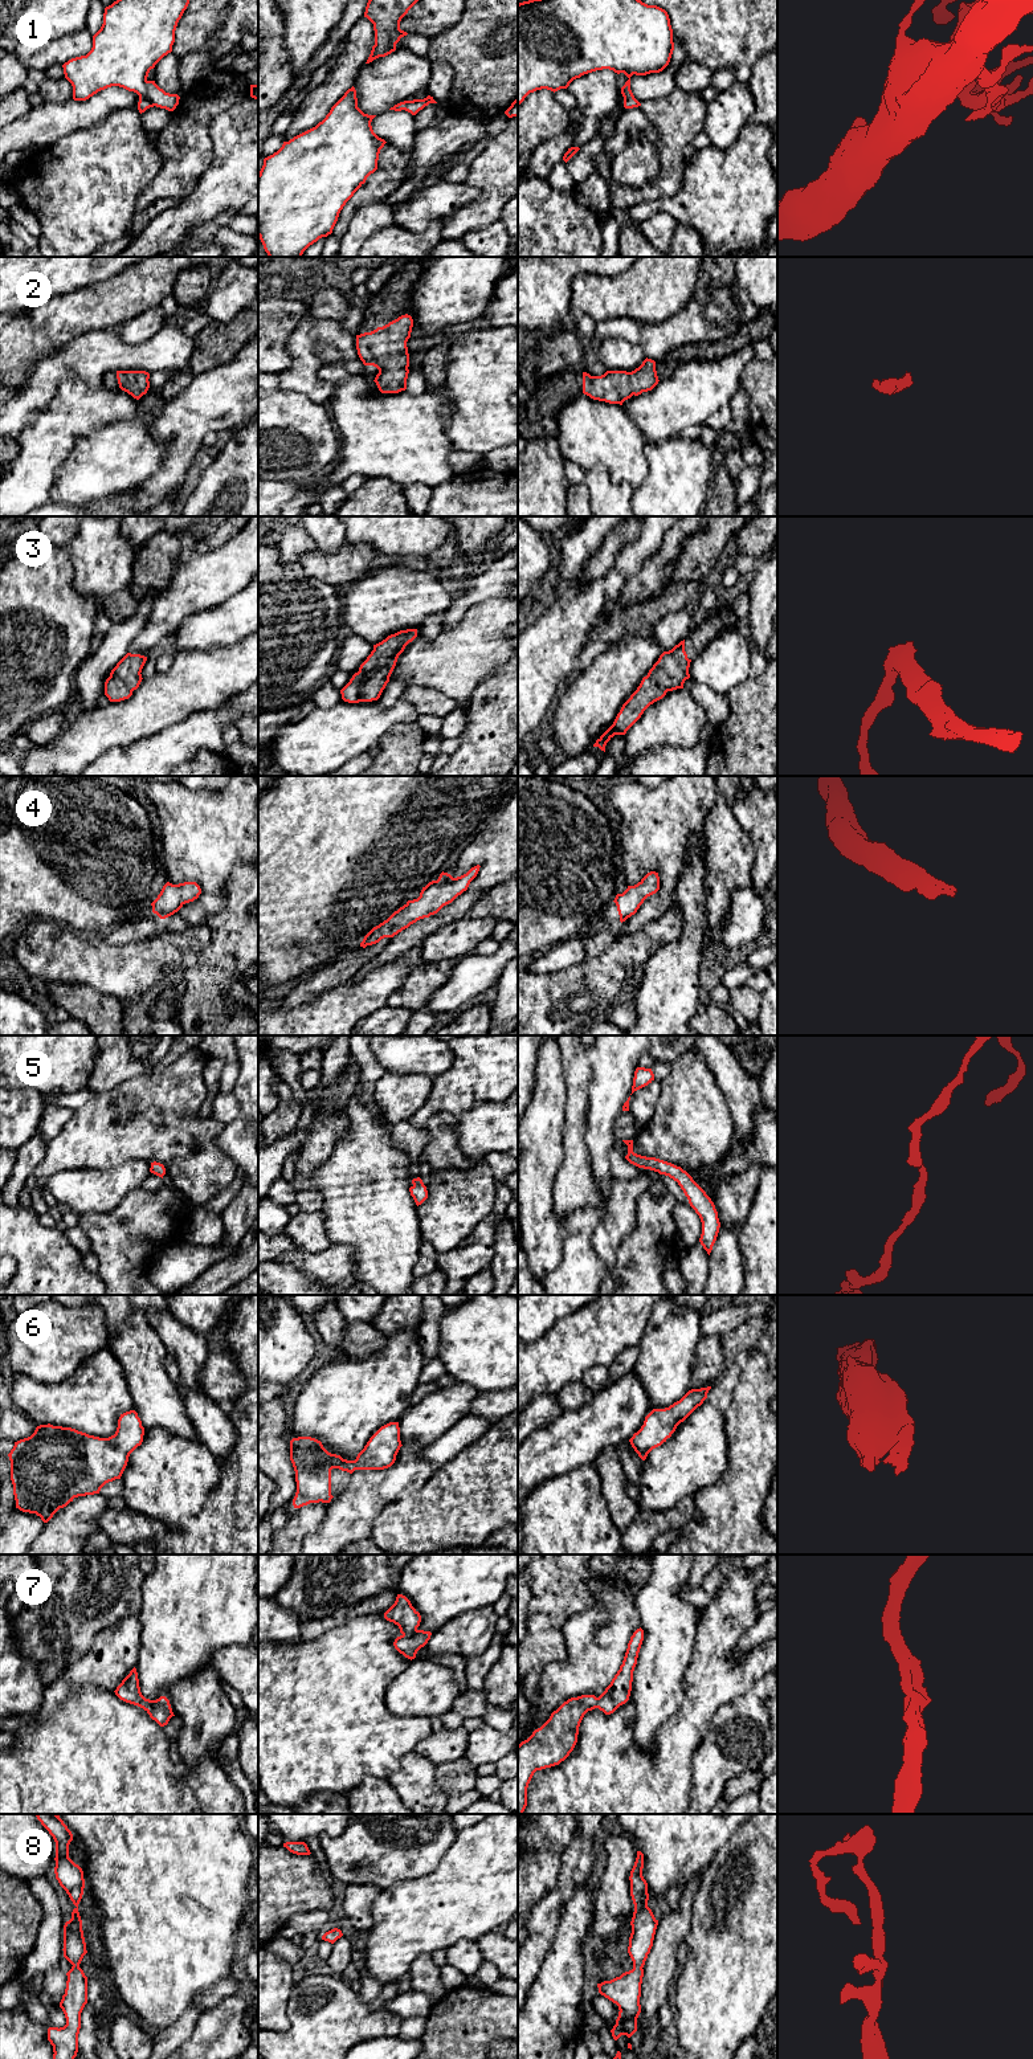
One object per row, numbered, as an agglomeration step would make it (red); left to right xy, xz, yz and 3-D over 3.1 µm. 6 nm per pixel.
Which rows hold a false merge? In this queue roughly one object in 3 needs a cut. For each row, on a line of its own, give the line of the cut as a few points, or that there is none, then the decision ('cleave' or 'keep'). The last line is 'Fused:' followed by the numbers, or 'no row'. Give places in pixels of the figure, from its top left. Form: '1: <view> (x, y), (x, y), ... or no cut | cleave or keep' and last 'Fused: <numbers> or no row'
1: no cut | keep
2: no cut | keep
3: no cut | keep
4: no cut | keep
5: no cut | keep
6: no cut | keep
7: no cut | keep
8: no cut | keep
Fused: no row

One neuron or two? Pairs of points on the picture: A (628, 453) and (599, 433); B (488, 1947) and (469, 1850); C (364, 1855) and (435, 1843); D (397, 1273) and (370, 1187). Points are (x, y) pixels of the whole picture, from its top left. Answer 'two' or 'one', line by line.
A: one
B: two
C: one
D: one

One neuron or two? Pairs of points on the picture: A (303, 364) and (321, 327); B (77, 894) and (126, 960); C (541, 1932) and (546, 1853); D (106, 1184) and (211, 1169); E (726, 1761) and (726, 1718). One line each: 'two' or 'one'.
A: one
B: two
C: two
D: two
E: one

